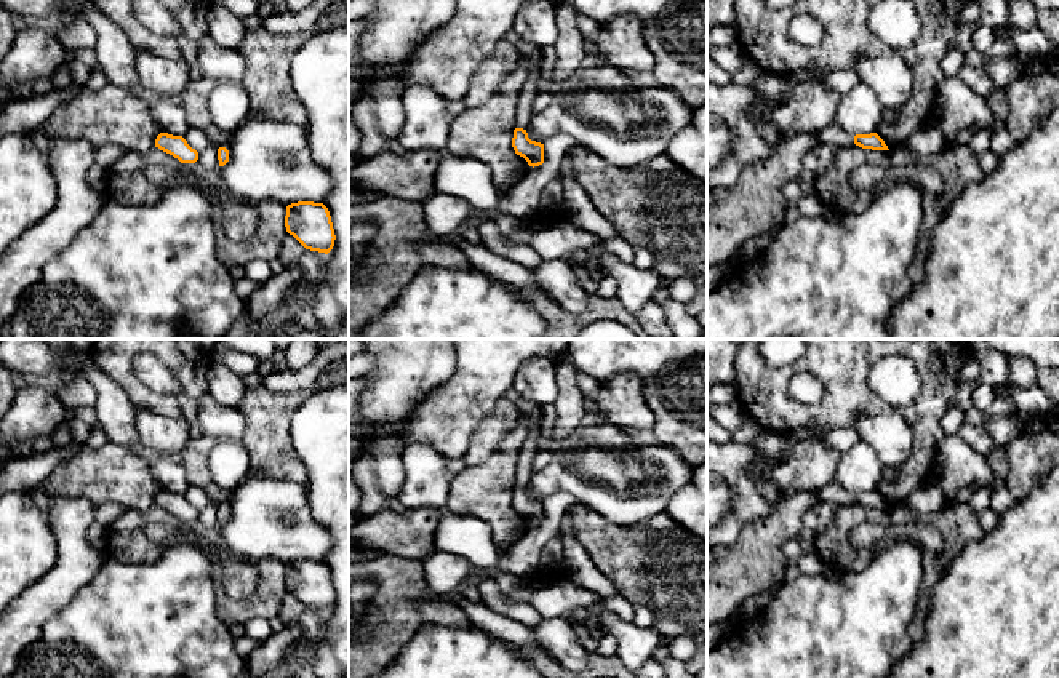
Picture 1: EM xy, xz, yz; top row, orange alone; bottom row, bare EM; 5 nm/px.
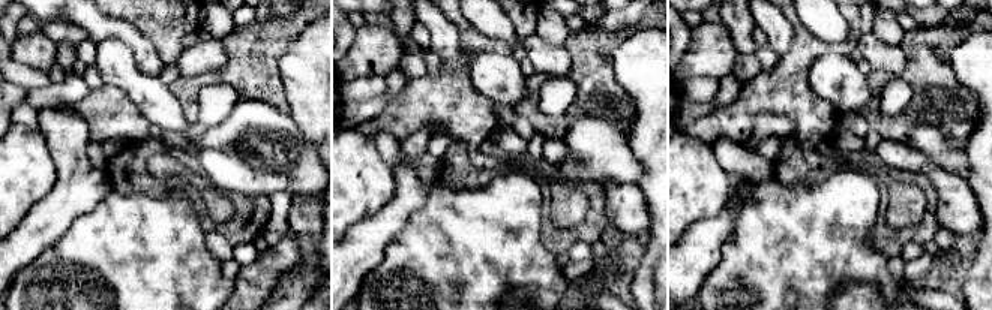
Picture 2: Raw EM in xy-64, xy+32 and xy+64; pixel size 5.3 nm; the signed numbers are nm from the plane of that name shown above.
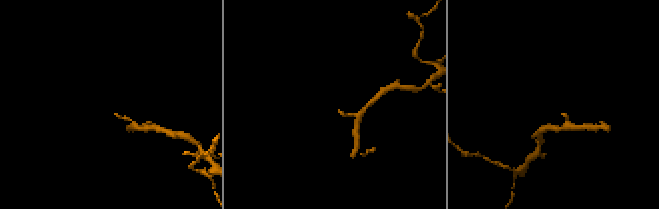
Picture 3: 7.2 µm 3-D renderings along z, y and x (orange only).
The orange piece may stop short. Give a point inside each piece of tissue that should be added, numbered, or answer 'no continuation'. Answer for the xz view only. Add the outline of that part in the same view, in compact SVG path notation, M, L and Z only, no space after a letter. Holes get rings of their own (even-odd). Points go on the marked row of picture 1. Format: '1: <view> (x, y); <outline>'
no continuation

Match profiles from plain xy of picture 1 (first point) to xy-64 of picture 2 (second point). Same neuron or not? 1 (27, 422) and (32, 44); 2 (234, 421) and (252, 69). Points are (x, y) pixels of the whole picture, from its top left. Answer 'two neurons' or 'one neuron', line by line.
1: one neuron
2: two neurons

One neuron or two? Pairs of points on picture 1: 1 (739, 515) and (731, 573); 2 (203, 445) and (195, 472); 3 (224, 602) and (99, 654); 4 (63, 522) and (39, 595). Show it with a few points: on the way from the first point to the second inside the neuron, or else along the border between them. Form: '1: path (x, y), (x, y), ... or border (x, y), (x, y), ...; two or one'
1: border (767, 517), (747, 520), (738, 538), (723, 547); two
2: path (197, 451), (195, 466); one
3: border (210, 568), (215, 611), (226, 626); two
4: path (67, 539), (67, 566), (56, 578); one

